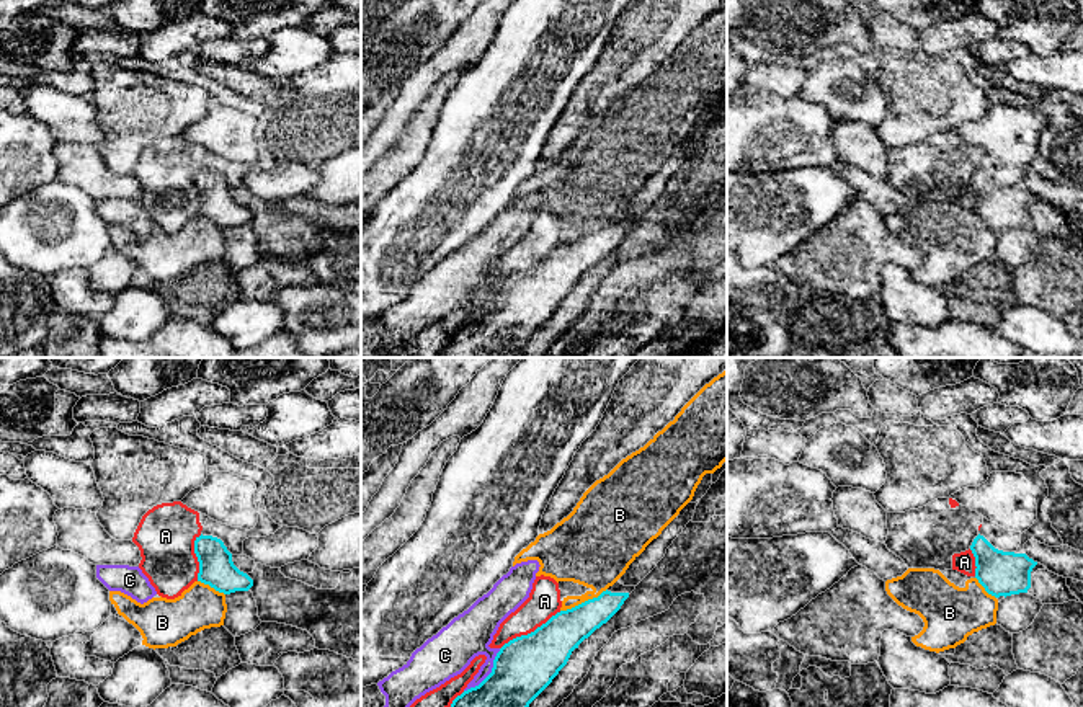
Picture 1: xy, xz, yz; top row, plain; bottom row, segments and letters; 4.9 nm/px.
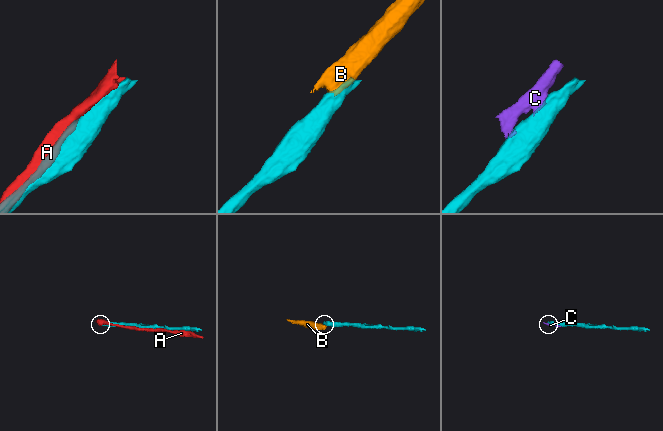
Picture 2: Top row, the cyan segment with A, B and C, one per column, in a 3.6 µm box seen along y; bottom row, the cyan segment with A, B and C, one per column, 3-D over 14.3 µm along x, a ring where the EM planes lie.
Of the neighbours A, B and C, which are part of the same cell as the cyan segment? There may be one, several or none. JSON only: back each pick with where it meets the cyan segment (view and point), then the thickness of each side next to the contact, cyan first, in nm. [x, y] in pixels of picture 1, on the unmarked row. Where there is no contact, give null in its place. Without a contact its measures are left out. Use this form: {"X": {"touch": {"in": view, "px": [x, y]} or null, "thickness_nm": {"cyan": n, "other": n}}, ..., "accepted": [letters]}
{"accepted": []}

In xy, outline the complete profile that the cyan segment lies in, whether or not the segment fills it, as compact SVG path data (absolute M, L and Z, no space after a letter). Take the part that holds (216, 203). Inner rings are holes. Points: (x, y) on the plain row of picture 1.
M201 168L194 175L194 188L199 196L198 216L224 229L253 220L253 214L234 199L232 188L221 173Z

